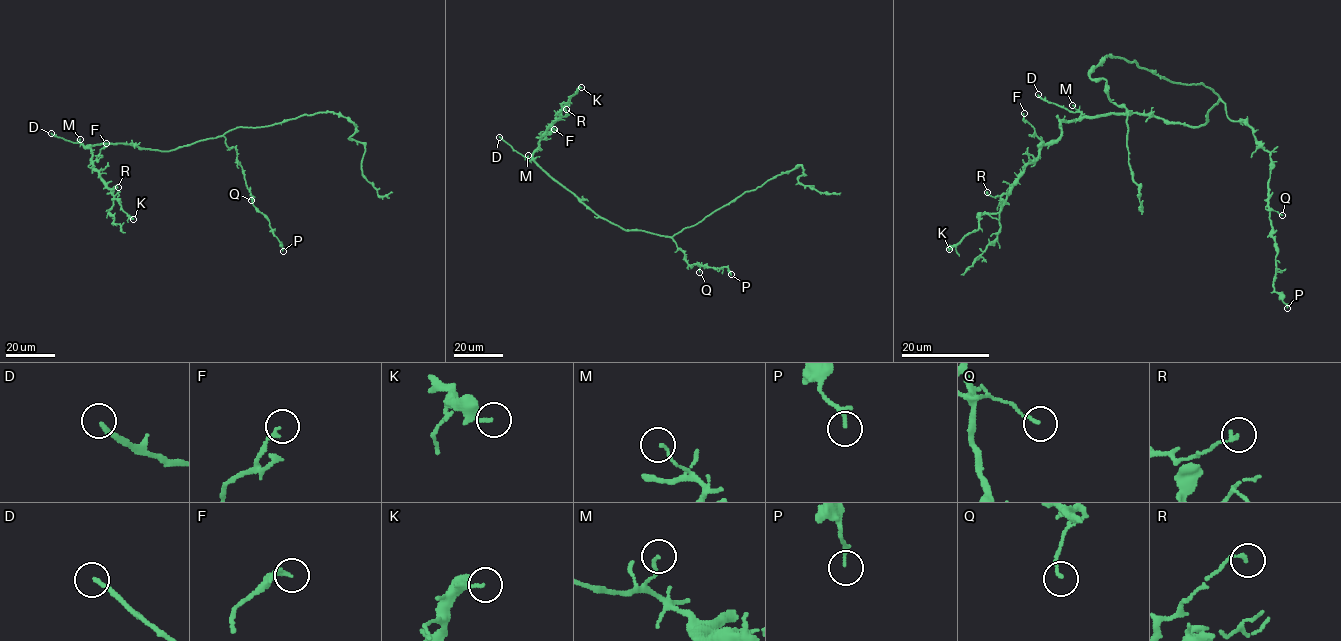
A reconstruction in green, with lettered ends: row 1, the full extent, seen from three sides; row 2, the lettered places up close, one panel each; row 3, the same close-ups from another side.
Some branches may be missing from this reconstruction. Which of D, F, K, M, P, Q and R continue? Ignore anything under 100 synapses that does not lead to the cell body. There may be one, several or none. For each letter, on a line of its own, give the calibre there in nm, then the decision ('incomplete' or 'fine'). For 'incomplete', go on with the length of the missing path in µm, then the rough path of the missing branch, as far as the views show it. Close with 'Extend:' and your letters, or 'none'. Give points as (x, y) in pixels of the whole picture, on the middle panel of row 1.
D: 180 nm | incomplete | 35 µm | (499, 137), (495, 133), (471, 143)
F: 140 nm | fine
K: 130 nm | fine
M: 120 nm | fine
P: 170 nm | fine
Q: 130 nm | fine
R: 140 nm | fine
Extend: D

